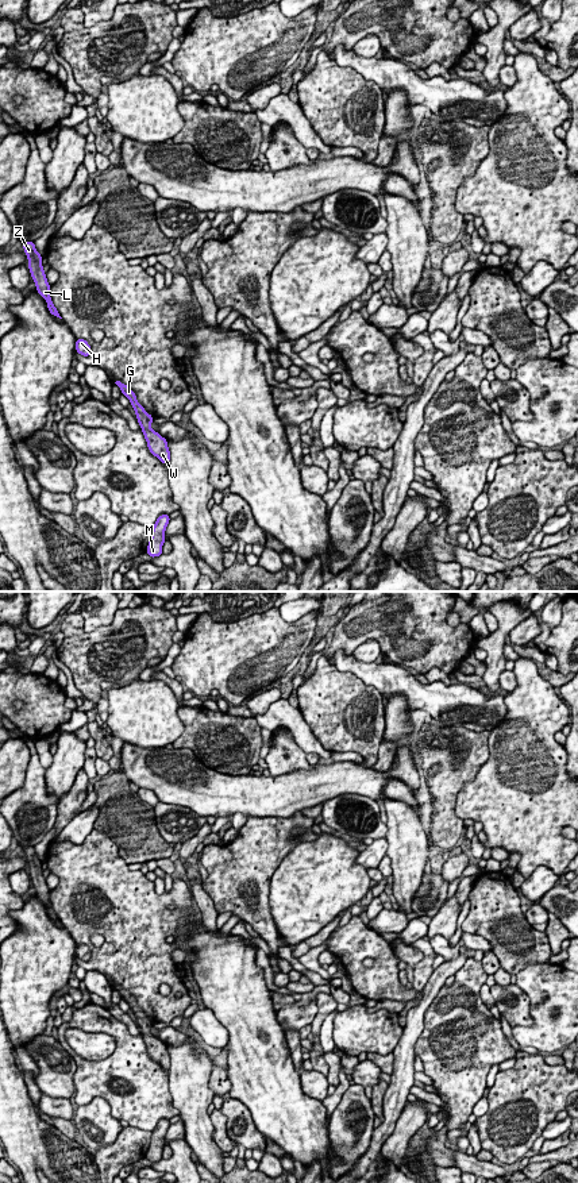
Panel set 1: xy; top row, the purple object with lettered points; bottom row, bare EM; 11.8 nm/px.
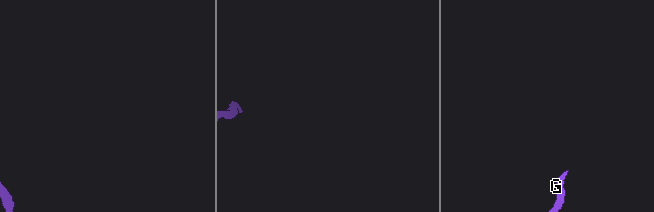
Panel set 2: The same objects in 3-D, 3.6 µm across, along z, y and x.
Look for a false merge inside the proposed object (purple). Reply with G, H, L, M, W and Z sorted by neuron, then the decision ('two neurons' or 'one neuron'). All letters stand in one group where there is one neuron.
G H L M W Z | one neuron

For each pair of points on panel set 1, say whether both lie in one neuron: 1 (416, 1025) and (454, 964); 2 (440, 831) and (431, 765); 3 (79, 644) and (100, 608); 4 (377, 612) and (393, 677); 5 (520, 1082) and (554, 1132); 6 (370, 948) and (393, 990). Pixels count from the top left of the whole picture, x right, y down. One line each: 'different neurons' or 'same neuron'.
1: same neuron
2: same neuron
3: different neurons
4: different neurons
5: different neurons
6: same neuron

